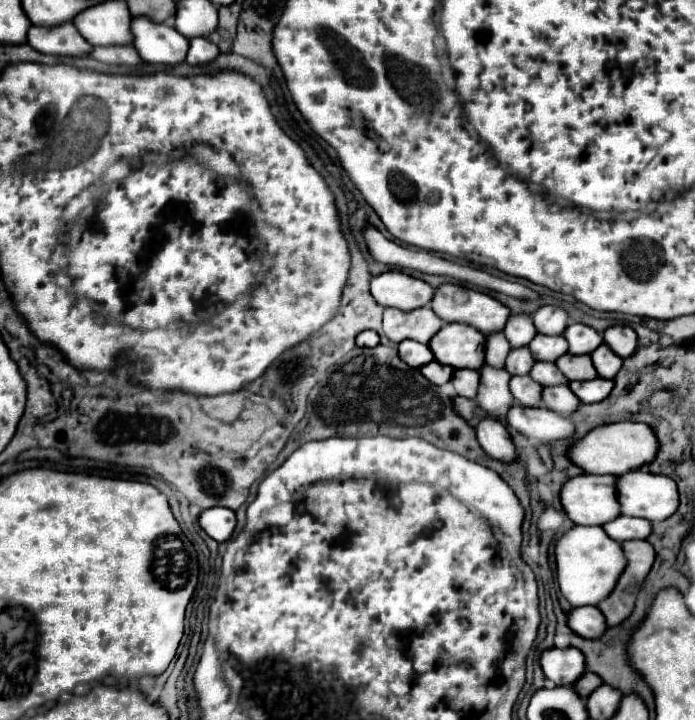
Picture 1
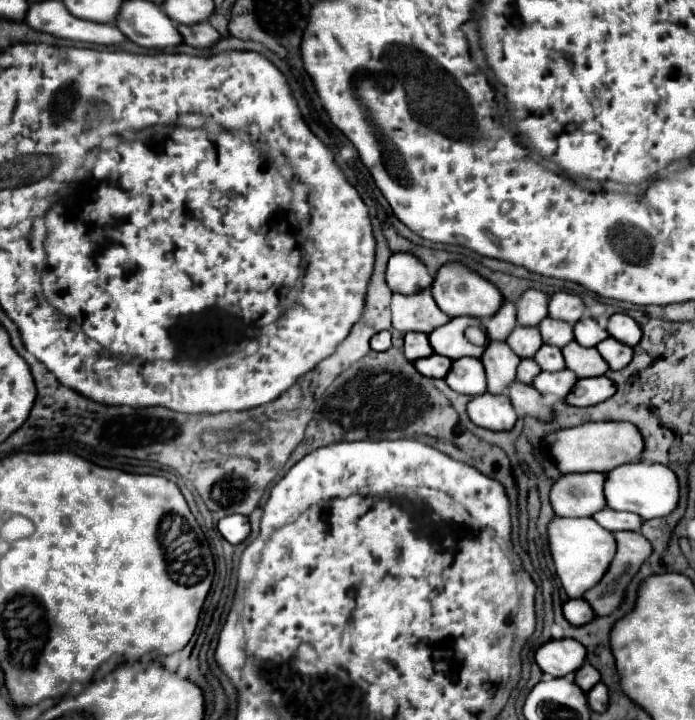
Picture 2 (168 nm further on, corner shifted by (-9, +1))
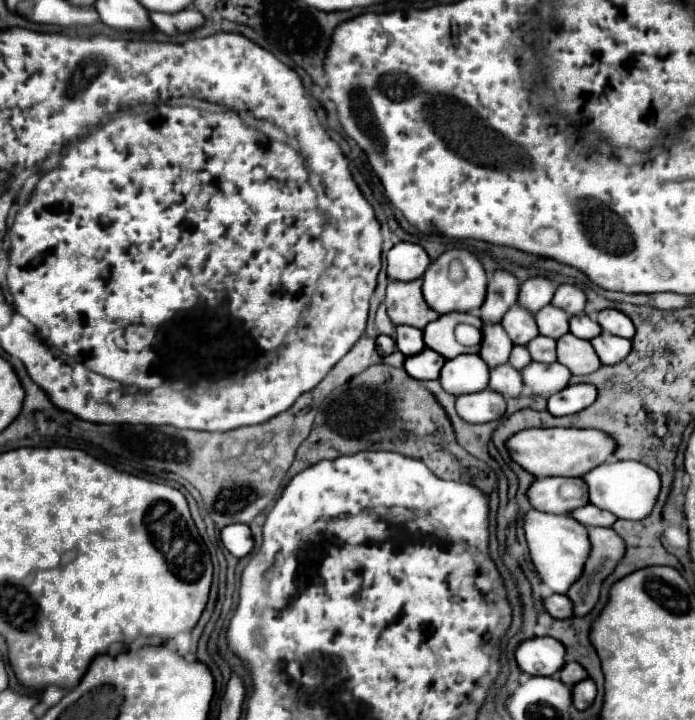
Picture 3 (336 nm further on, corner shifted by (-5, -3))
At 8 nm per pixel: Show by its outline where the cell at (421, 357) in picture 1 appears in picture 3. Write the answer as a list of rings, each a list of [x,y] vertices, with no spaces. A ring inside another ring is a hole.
[[[408,325],[396,327],[396,345],[406,357],[412,357],[412,355],[424,351],[424,347],[426,347],[424,339],[422,339],[422,331],[412,329]]]

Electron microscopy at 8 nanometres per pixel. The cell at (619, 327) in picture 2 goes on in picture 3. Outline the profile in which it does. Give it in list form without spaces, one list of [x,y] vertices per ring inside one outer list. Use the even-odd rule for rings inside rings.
[[[604,309],[604,311],[600,311],[598,323],[600,323],[600,327],[602,327],[606,333],[616,335],[616,337],[632,339],[634,333],[636,333],[632,321],[630,321],[624,313],[620,313],[620,311],[616,311],[616,309]]]

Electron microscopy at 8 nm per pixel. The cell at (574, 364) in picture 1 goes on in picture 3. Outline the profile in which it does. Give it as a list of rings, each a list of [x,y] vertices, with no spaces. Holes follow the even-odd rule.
[[[572,333],[558,339],[558,363],[566,365],[572,375],[590,375],[602,365],[590,341],[582,341]]]

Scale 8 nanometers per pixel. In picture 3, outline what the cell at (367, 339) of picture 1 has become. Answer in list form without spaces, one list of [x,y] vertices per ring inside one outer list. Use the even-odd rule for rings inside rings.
[[[380,335],[380,337],[376,339],[376,351],[378,351],[380,357],[390,355],[390,353],[394,351],[394,339],[388,337],[388,335]]]

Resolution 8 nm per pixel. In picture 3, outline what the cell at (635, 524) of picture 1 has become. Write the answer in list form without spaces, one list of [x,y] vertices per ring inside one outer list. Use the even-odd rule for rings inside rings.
[[[590,503],[584,505],[582,509],[576,509],[576,513],[572,513],[572,517],[578,519],[586,527],[612,527],[618,519],[612,513],[606,513],[604,509],[598,509]]]

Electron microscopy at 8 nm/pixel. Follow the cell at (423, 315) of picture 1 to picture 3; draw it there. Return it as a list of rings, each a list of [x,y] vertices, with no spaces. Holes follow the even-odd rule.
[[[422,279],[408,283],[390,281],[384,303],[388,307],[388,317],[394,325],[410,325],[416,329],[424,329],[430,321],[440,317],[438,313],[434,313],[434,309],[428,307],[422,297]]]

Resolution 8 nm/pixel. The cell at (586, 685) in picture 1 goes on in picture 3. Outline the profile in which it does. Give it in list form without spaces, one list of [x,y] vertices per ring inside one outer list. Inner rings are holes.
[[[568,661],[568,663],[562,667],[562,671],[560,671],[560,679],[562,679],[568,687],[574,687],[578,681],[588,679],[588,673],[586,673],[586,669],[584,669],[580,663]]]

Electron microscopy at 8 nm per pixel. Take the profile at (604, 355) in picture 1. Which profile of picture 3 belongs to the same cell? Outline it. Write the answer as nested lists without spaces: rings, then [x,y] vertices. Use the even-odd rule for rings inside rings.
[[[600,333],[598,337],[594,337],[594,341],[590,341],[592,347],[596,349],[600,361],[604,365],[616,365],[620,361],[626,359],[626,355],[632,349],[632,343],[628,339],[622,337],[614,337],[610,333]]]

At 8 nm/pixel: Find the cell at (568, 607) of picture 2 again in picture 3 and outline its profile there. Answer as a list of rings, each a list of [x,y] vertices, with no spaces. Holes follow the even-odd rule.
[[[550,595],[548,599],[544,599],[544,605],[554,619],[574,617],[574,605],[566,595]]]

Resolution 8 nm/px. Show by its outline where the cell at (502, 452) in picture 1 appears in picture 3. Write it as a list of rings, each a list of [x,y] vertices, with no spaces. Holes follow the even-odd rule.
[[[484,389],[472,395],[460,395],[456,399],[456,411],[468,423],[490,423],[504,417],[506,399],[498,393],[492,393],[490,389]]]

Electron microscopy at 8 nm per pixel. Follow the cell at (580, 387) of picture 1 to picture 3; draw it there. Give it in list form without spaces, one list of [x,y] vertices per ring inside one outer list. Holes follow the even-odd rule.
[[[578,383],[578,385],[568,385],[560,393],[554,393],[548,399],[548,411],[556,417],[562,415],[572,415],[578,413],[586,407],[590,407],[598,397],[598,389],[590,383]]]

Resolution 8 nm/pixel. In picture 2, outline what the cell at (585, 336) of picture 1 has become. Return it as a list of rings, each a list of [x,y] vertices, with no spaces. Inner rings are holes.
[[[582,317],[574,325],[574,337],[582,347],[596,347],[600,341],[604,341],[608,337],[608,331],[602,329],[594,319]]]

